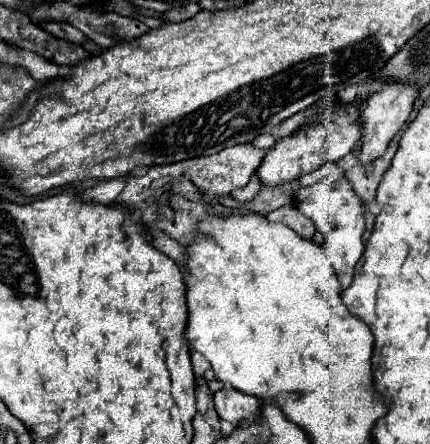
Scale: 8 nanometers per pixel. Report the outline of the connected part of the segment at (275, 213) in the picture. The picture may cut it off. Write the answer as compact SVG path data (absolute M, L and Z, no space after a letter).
M282 206L272 210L268 216L268 220L272 222L282 222L286 226L290 226L294 232L298 232L304 238L312 238L314 236L314 224L310 218L306 218L298 208L294 206Z

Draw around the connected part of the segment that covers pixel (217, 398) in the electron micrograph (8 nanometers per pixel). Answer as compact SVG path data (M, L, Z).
M224 386L222 390L214 392L214 408L220 418L238 426L242 420L256 420L260 410L260 398L252 394L244 394L236 388Z

